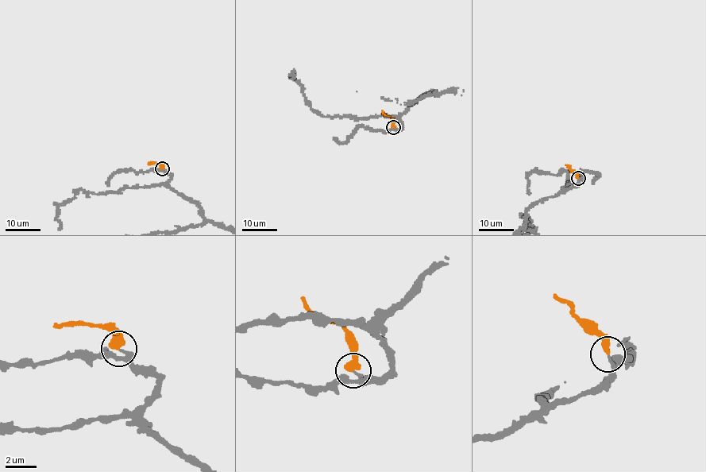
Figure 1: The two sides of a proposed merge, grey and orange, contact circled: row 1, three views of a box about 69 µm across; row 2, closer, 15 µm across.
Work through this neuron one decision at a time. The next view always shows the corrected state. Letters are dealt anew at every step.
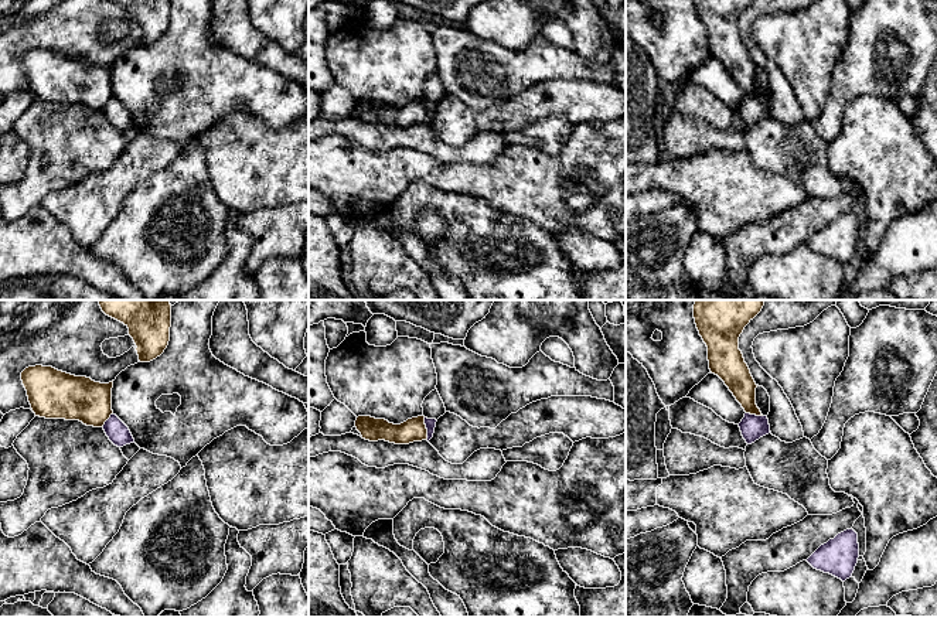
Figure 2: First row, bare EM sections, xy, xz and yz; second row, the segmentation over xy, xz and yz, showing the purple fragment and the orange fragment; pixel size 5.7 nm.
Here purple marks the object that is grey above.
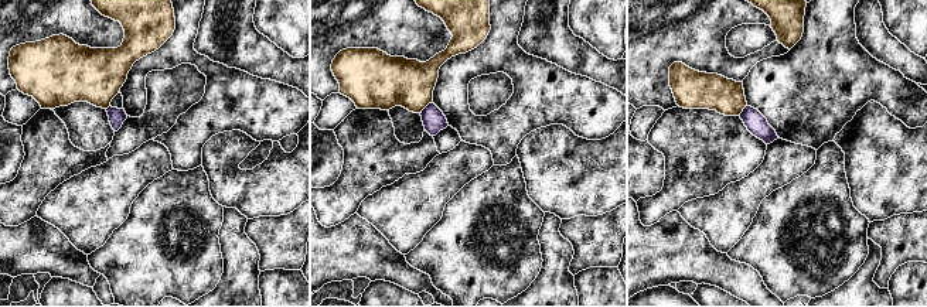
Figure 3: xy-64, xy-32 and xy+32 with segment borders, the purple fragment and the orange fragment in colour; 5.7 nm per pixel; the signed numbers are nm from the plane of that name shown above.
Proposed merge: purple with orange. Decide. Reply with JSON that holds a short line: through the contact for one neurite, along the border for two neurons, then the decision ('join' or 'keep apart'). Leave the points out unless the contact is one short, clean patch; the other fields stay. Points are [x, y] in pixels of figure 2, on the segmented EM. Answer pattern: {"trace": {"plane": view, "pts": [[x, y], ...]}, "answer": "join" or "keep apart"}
{"trace": {"plane": "xz", "pts": [[423, 418], [428, 439]]}, "answer": "keep apart"}

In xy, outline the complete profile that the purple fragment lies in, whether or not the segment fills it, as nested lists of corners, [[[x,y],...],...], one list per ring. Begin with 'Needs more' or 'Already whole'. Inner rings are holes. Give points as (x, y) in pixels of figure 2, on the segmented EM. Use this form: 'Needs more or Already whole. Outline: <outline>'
Already whole. Outline: [[[113,413],[102,427],[106,436],[109,437],[109,440],[117,447],[123,447],[126,444],[134,443],[134,439],[129,427]]]

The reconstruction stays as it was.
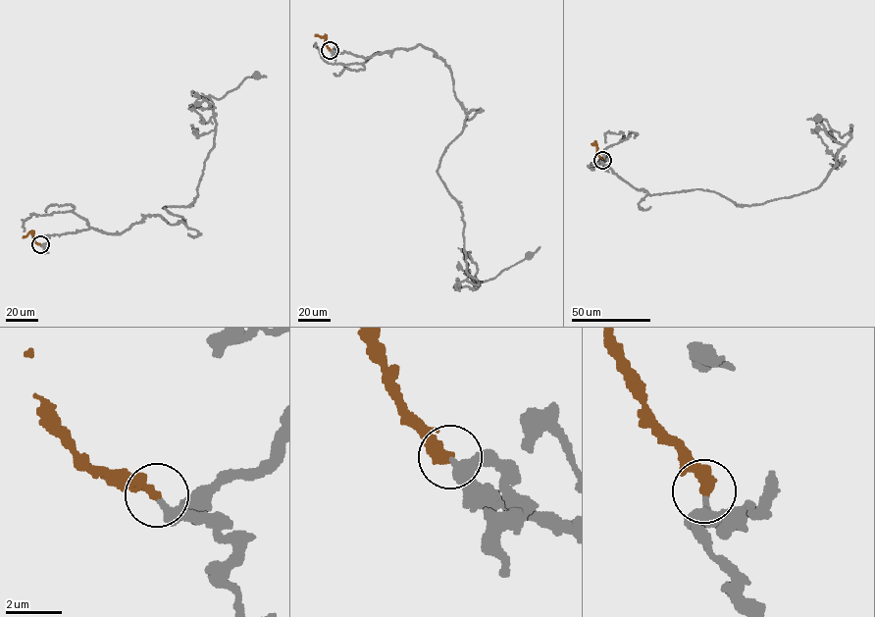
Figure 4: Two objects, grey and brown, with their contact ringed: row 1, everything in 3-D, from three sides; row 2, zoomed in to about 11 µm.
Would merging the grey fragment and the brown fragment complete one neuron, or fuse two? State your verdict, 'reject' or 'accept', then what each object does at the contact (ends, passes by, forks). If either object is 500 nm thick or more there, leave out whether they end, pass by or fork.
accept; grey passes by; brown ends there

